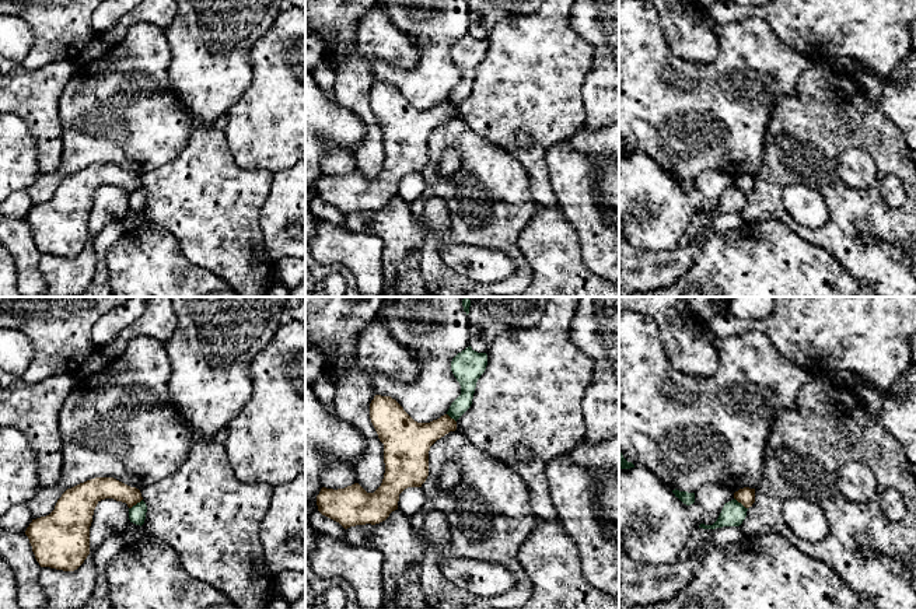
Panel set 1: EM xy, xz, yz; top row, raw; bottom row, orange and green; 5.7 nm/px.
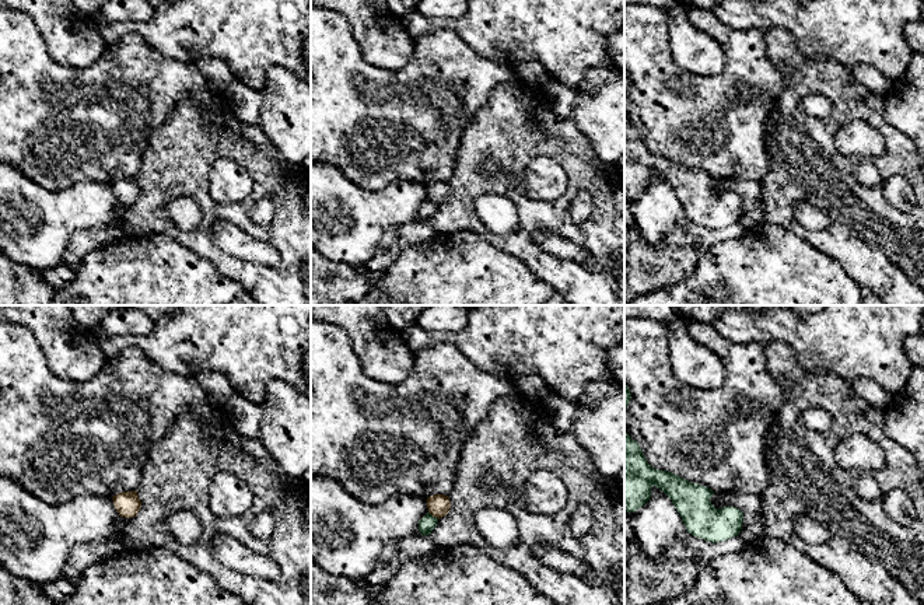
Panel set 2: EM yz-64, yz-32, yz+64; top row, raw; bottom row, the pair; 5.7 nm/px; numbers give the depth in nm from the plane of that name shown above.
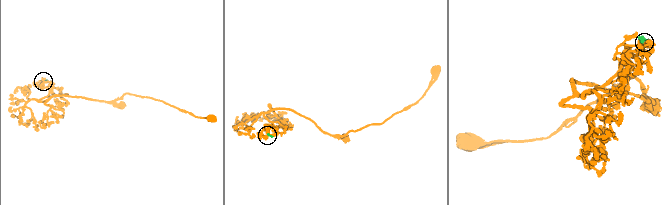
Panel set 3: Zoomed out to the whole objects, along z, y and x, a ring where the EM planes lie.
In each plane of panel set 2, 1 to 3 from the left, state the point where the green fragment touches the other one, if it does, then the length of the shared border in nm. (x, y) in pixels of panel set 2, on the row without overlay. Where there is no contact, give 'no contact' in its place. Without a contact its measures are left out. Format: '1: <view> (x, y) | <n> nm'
1: no contact
2: yz-32 (434, 202) | 80 nm
3: no contact

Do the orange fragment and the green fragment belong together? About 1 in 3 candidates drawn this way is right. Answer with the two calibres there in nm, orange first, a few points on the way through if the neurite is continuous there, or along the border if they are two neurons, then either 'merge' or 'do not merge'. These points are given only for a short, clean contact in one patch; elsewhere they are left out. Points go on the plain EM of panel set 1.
140/100 nm | along xy (142, 185), (129, 195) | do not merge

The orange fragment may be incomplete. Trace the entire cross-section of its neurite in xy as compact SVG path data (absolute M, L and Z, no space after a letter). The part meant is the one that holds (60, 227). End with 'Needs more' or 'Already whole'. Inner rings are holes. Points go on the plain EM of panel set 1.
M95 164L67 175L55 196L32 206L25 217L41 253L77 256L90 241L90 213L97 190L113 185L129 195L143 186L136 174L113 164Z. Already whole

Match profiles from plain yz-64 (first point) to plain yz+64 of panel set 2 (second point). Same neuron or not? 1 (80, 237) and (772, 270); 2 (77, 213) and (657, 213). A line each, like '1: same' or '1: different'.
1: different
2: same

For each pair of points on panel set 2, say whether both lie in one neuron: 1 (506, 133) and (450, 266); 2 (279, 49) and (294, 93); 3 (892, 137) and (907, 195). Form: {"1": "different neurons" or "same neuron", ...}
{"1": "different neurons", "2": "different neurons", "3": "different neurons"}

